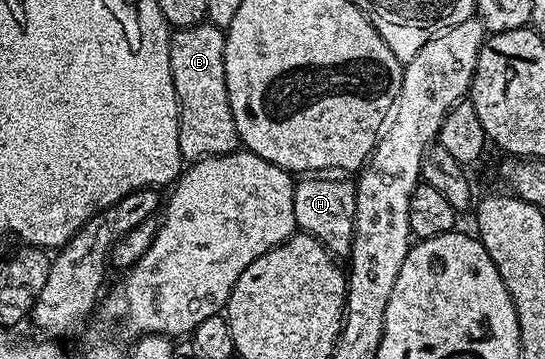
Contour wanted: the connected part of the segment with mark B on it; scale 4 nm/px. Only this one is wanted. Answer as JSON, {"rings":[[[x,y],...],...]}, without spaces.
{"rings":[[[208,23],[187,26],[185,28],[174,28],[169,39],[169,54],[171,55],[171,79],[175,83],[175,95],[177,96],[177,108],[181,114],[179,119],[179,151],[186,162],[192,163],[202,161],[205,157],[218,157],[224,153],[232,153],[238,148],[239,138],[235,119],[231,115],[231,103],[227,95],[227,79],[225,78],[225,30],[217,29]]]}

